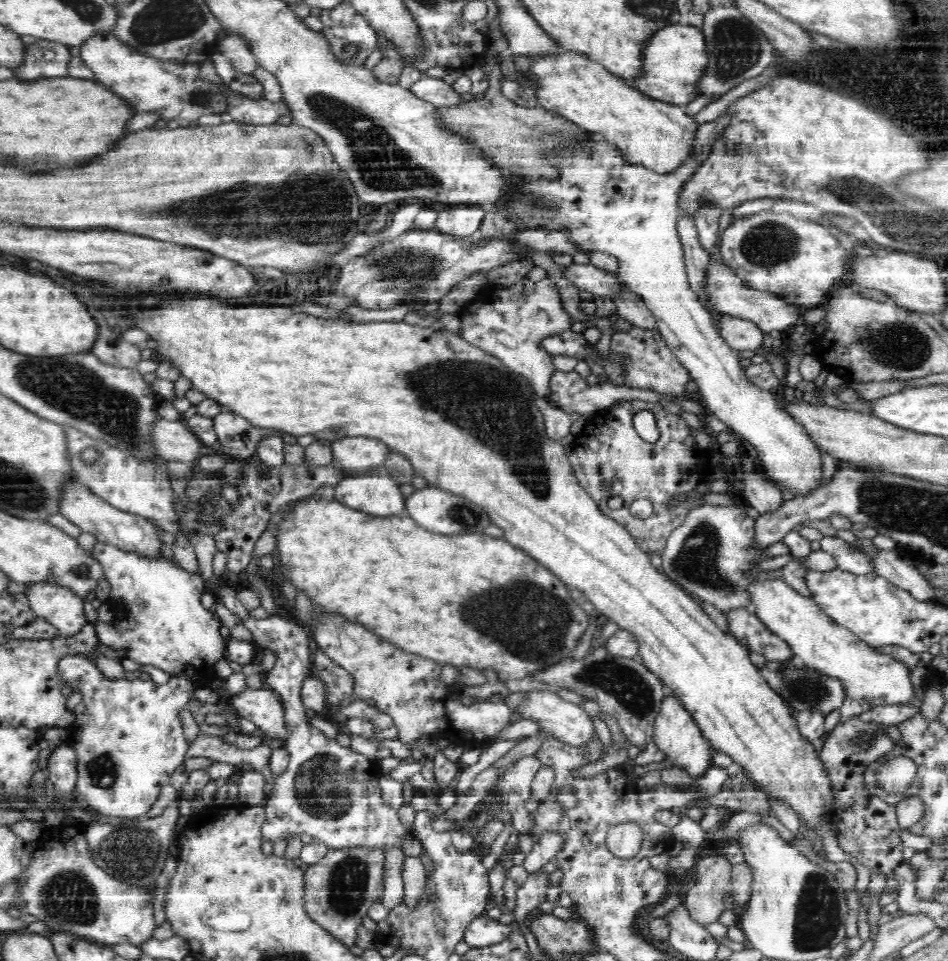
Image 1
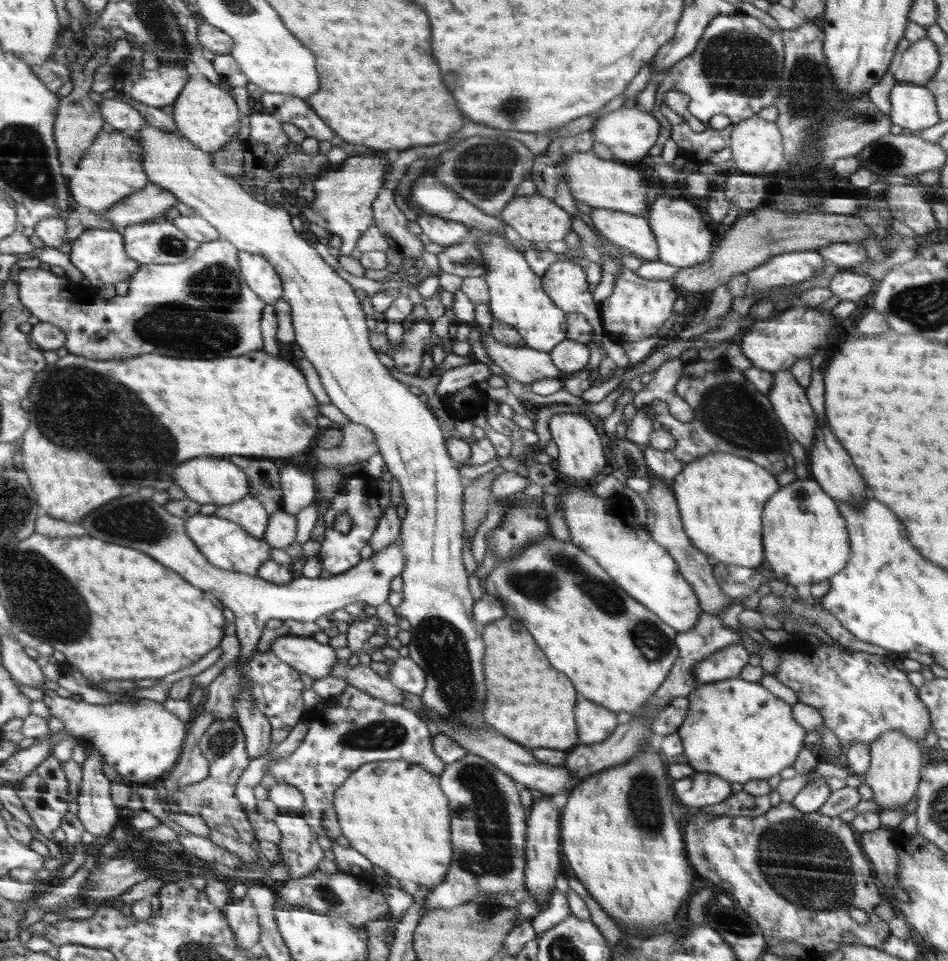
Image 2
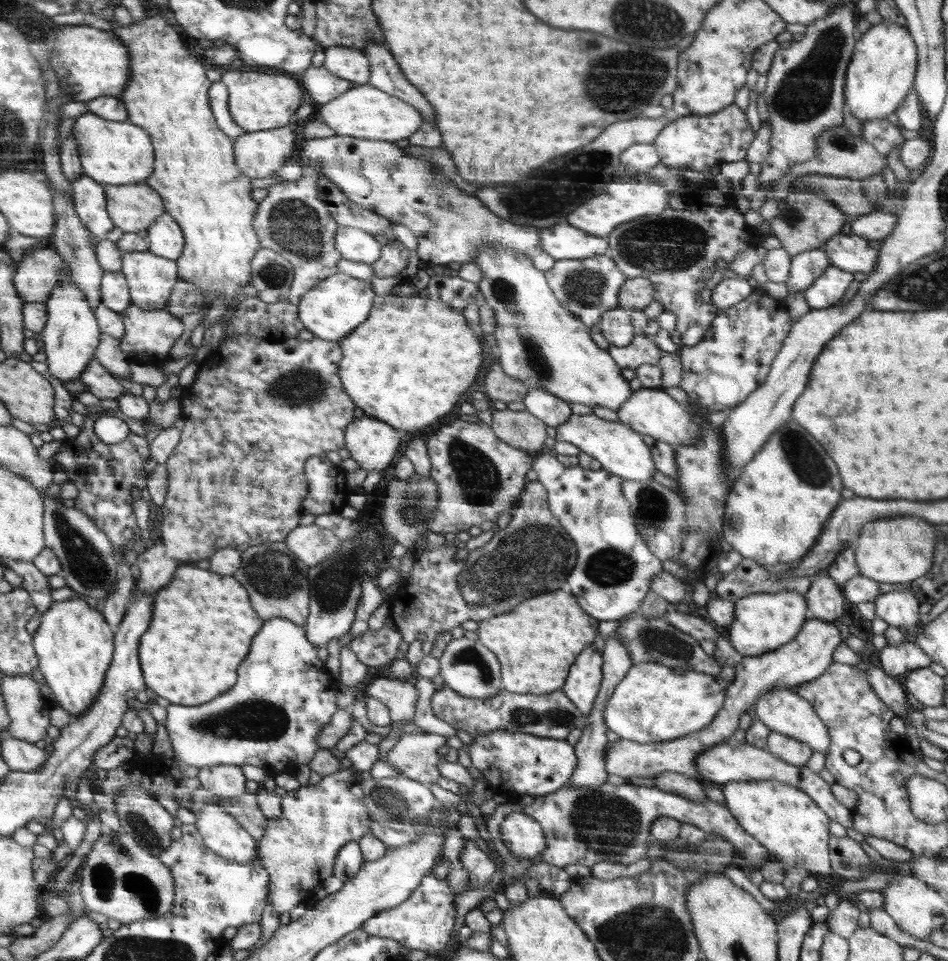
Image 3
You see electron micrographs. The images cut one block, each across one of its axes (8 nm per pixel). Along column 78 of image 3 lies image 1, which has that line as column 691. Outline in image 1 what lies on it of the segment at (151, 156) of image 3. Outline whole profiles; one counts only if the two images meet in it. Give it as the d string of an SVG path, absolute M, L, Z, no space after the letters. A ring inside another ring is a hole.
M557 42L548 50L529 51L525 56L530 60L530 81L538 84L538 109L564 117L584 131L616 143L628 162L655 171L674 170L686 158L697 126L684 107L644 96L596 59Z

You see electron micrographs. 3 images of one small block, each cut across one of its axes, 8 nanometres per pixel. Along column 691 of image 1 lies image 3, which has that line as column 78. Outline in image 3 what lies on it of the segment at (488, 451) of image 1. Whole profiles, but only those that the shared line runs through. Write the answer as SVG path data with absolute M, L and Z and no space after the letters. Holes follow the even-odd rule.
M79 595L66 601L56 601L42 614L41 626L34 635L41 660L39 668L55 693L55 701L72 717L85 714L99 698L115 661L116 632L104 611L93 608L86 598Z

